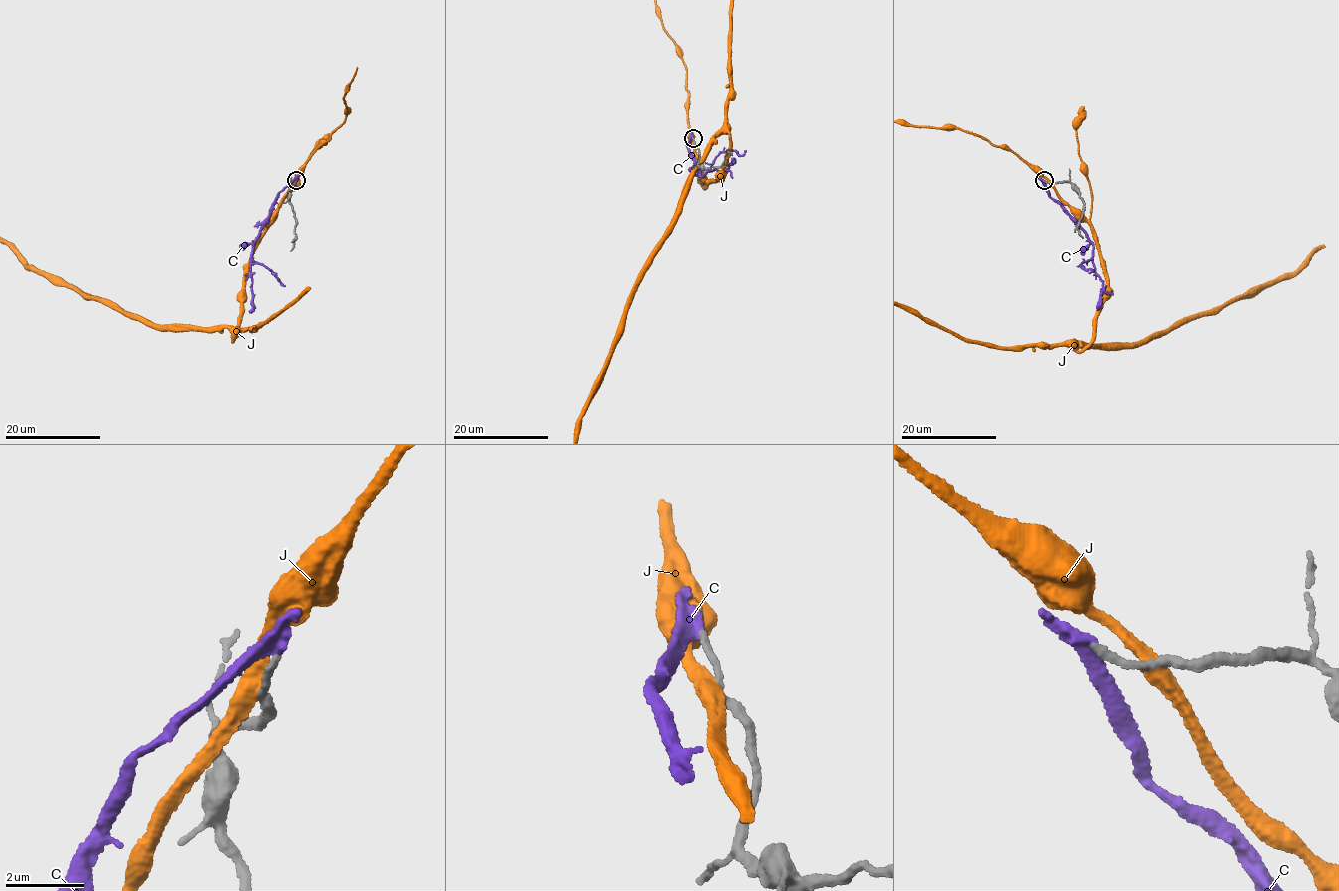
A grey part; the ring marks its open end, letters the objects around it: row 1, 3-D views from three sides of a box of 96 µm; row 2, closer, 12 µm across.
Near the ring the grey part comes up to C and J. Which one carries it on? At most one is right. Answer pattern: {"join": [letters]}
{"join": ["C"]}

